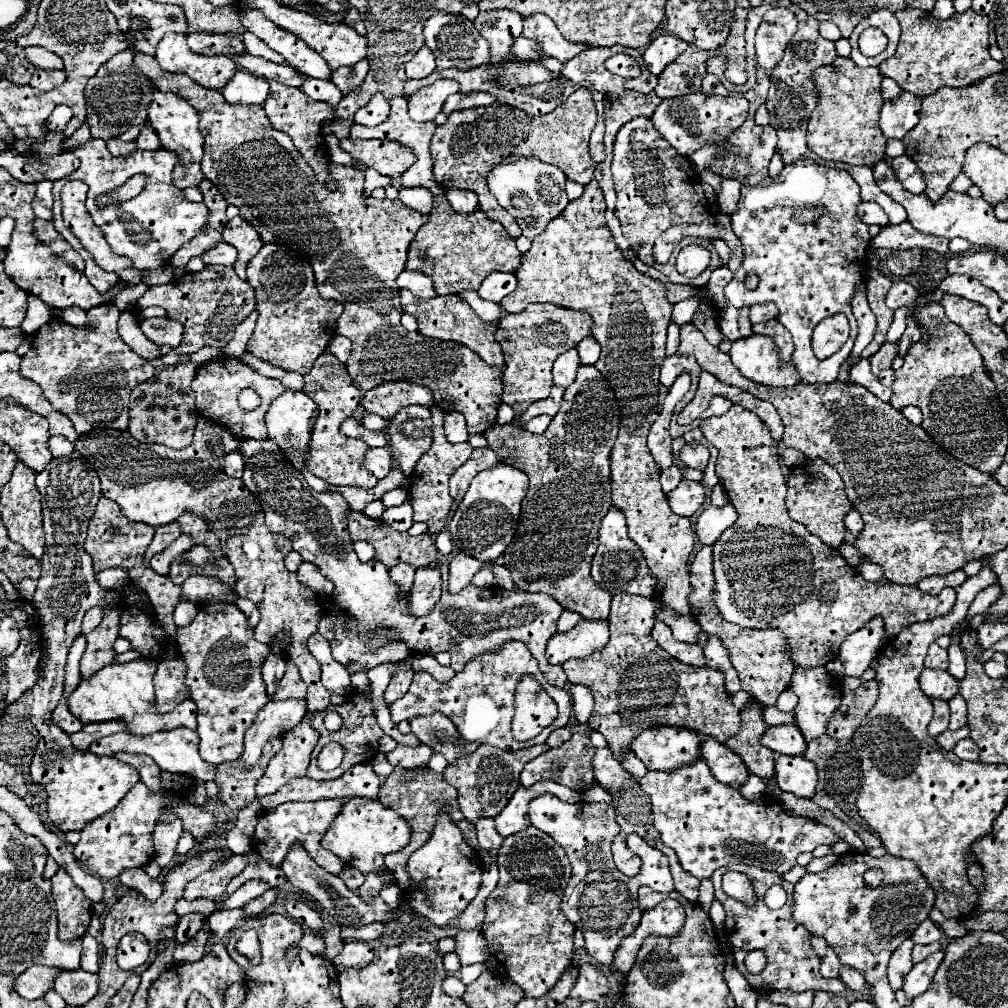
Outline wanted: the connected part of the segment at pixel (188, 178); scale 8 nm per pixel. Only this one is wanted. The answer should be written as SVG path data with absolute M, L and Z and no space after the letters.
M155 86L151 90L153 90L153 102L147 108L149 124L159 134L161 146L167 150L175 150L179 156L179 162L173 170L173 182L181 190L187 186L197 186L199 180L203 180L203 172L199 166L201 156L203 156L203 136L197 128L197 112L185 98L173 94L173 92L161 92Z

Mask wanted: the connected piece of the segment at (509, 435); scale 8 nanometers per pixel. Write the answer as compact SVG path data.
M579 366L577 370L577 378L575 382L565 390L565 396L563 396L563 404L557 412L557 416L551 420L549 428L543 432L543 434L531 434L527 432L525 428L517 428L517 426L511 426L511 424L505 424L505 426L499 426L499 424L493 424L487 432L485 432L485 438L489 442L489 448L493 448L499 456L499 462L503 464L511 464L519 470L523 470L527 476L529 476L529 490L527 490L527 496L523 498L523 506L521 506L521 518L519 518L519 524L517 524L517 534L513 536L511 544L505 548L503 552L503 564L509 568L513 580L515 580L515 592L543 592L543 594L549 594L551 598L555 598L565 610L571 610L571 612L577 612L581 614L585 620L605 620L609 616L609 604L611 604L611 594L601 590L591 574L589 574L589 568L591 568L591 558L593 554L597 552L597 530L601 526L601 520L603 516L609 512L611 508L611 478L609 478L609 454L611 454L611 448L615 444L615 438L617 438L617 432L619 432L619 406L617 406L617 400L615 400L615 394L609 386L609 382L601 376L601 372L595 368L595 366Z

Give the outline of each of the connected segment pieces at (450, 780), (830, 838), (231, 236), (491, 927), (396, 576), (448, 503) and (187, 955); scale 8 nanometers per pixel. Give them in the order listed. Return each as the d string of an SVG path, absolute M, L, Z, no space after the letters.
M537 744L529 746L527 750L517 750L517 752L503 752L495 746L479 746L473 754L457 758L455 764L447 766L443 776L447 784L455 786L459 792L459 808L469 824L479 822L479 818L493 818L503 810L503 804L511 800L515 794L515 788L519 786L519 774L523 766L533 760L535 756L543 754L547 750L547 744Z
M701 758L699 762L675 772L647 772L639 780L639 784L641 784L641 790L651 796L651 806L655 816L653 826L659 830L663 844L673 848L683 870L693 874L699 880L709 878L717 868L727 866L729 862L743 862L749 866L785 874L795 866L795 858L801 852L813 852L819 844L839 842L839 836L831 828L819 822L811 822L809 818L801 818L785 812L777 802L777 798L773 796L763 796L753 802L745 800L739 794L739 790L733 790L731 786L719 782Z
M235 216L233 220L229 220L227 230L223 232L223 242L235 246L239 250L237 262L233 264L235 272L239 278L245 280L245 268L247 262L259 252L259 248L263 246L259 234L255 232L255 228L243 218L243 216Z
M533 826L505 838L497 864L501 878L485 902L487 916L481 932L491 956L505 966L507 976L523 988L523 994L527 998L541 998L559 982L567 968L571 968L575 956L575 926L559 908L571 866L563 848Z
M397 564L395 568L389 570L389 576L395 584L399 584L399 588L403 592L409 592L411 590L411 584L413 584L413 574L415 574L415 568L411 568L409 564Z
M431 406L431 420L433 420L433 428L431 428L431 434L433 434L433 444L431 448L419 458L413 474L409 476L409 504L413 506L413 520L415 522L425 522L429 528L427 532L431 536L439 534L445 524L447 524L447 518L449 518L449 512L451 512L451 506L453 506L453 498L449 494L449 476L461 466L465 464L469 458L471 458L471 444L469 442L463 442L463 444L451 444L447 442L445 438L445 432L443 432L443 418L445 418L445 412L439 410L437 406Z
M205 924L203 930L195 936L197 938L197 944L179 944L175 948L175 962L195 962L195 960L201 960L203 954L205 954L205 946L207 946L207 936L211 930L209 926Z

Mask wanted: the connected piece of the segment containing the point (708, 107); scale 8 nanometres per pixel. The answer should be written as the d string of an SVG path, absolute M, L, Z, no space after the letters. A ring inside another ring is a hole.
M697 92L683 98L661 100L651 116L651 122L679 154L689 156L707 140L723 140L729 132L739 128L741 116L745 116L745 104L747 100L743 96L703 96L703 92Z

